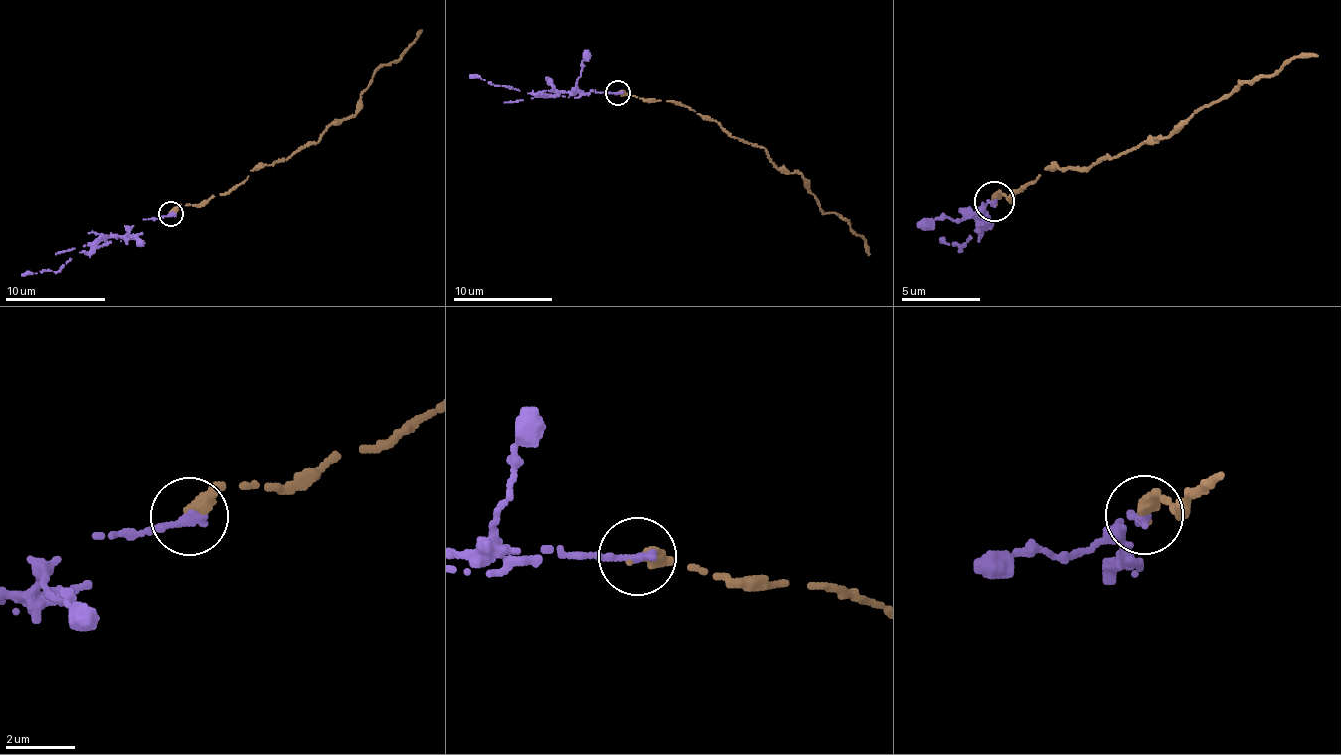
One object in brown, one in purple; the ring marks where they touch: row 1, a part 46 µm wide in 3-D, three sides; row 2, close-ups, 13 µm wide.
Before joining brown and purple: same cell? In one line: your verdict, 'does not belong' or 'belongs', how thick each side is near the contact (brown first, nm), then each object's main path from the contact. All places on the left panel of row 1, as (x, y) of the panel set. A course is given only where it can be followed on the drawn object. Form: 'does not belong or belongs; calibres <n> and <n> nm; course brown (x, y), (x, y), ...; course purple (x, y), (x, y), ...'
does not belong; calibres 360 and 300 nm; course brown (171, 212), (226, 195), (255, 167), (316, 144), (330, 125), (355, 116), (371, 76), (401, 57), (422, 30); course purple (171, 213), (144, 218), (124, 236), (104, 236), (57, 271), (22, 276)

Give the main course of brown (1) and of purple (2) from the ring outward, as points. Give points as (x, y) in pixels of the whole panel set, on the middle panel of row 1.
1: (618, 94), (672, 100), (763, 148), (778, 167), (802, 175), (819, 208), (848, 222), (870, 254)
2: (618, 92), (551, 92), (542, 96), (470, 75)

